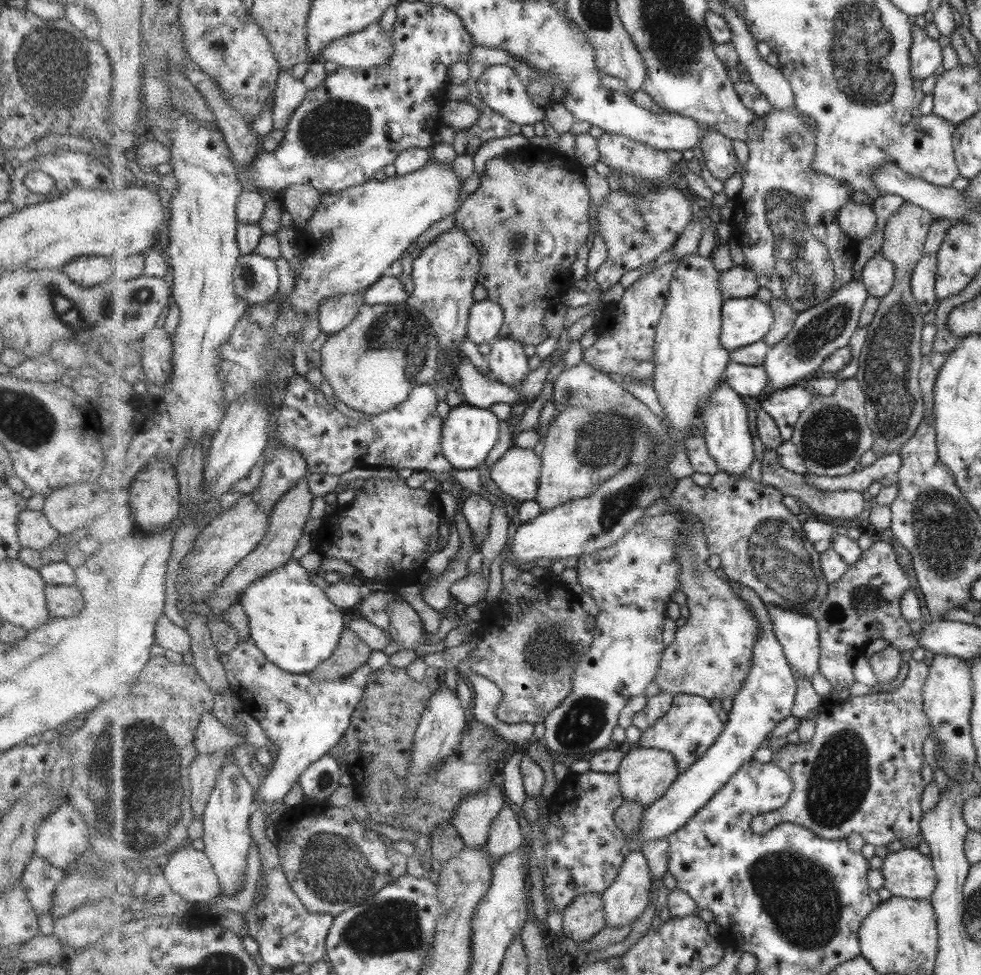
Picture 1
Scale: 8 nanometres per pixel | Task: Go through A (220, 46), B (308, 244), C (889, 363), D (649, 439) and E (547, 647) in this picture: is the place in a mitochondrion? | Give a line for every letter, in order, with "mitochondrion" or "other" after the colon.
A: mitochondrion
B: other
C: mitochondrion
D: mitochondrion
E: mitochondrion

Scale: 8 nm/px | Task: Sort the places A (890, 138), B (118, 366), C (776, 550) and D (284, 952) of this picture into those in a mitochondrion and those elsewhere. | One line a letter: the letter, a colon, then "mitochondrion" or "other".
A: other
B: other
C: mitochondrion
D: other

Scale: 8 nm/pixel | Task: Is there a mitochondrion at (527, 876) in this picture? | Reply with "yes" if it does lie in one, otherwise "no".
no

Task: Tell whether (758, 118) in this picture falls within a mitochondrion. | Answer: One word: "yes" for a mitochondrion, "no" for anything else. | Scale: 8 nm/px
no

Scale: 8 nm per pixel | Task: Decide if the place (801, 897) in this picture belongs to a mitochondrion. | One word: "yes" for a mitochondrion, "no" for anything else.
yes

